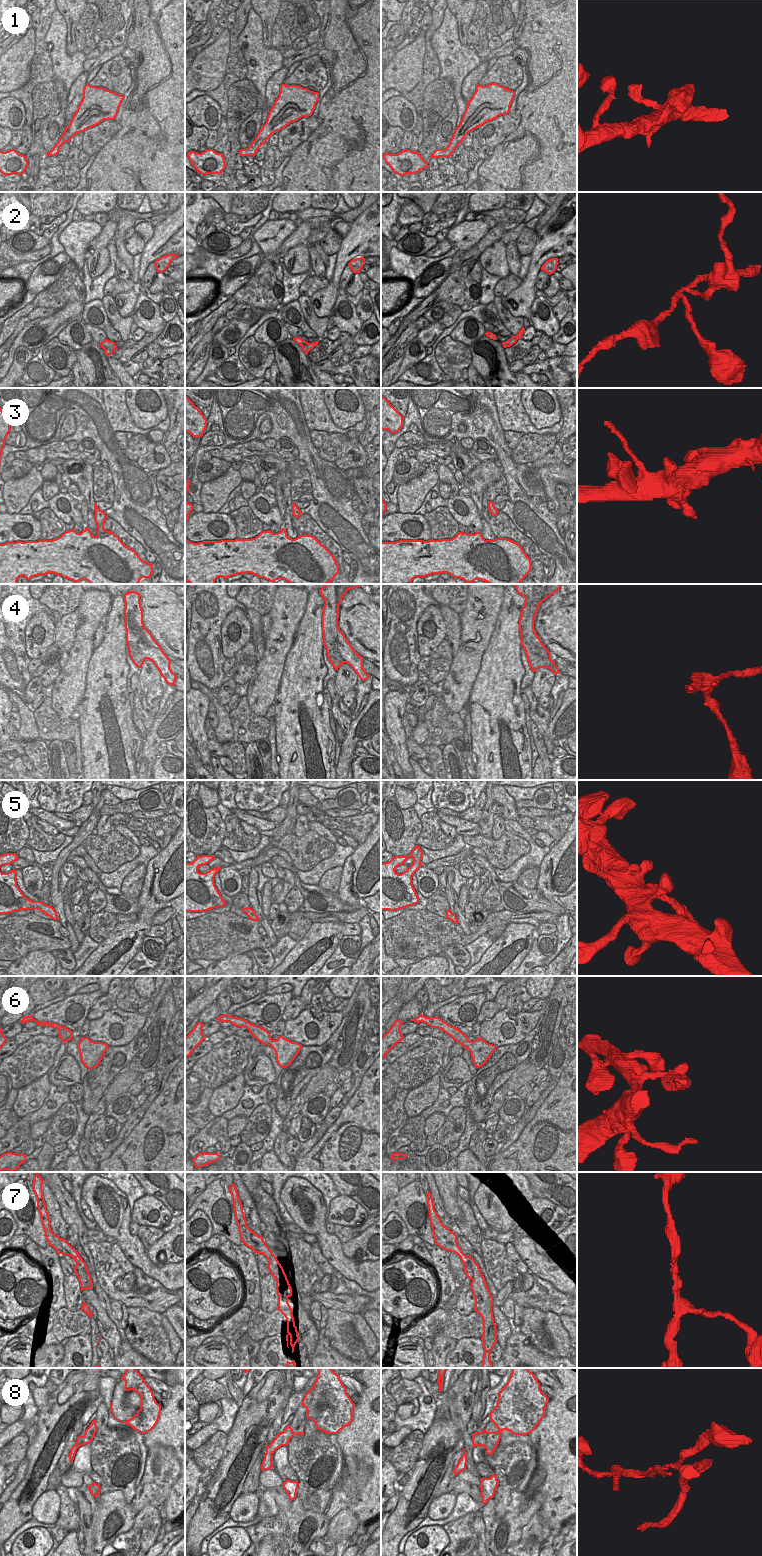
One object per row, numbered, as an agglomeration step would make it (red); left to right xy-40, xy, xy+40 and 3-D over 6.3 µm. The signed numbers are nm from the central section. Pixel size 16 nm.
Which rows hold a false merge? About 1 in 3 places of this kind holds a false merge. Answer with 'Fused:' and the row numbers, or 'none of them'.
Fused: 2, 4, 8

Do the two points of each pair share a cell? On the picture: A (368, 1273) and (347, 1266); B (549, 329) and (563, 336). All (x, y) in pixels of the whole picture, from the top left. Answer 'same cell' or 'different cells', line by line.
A: same cell
B: different cells

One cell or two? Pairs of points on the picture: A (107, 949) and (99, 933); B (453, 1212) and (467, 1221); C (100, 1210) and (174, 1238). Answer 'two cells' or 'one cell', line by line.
A: two cells
B: two cells
C: two cells

